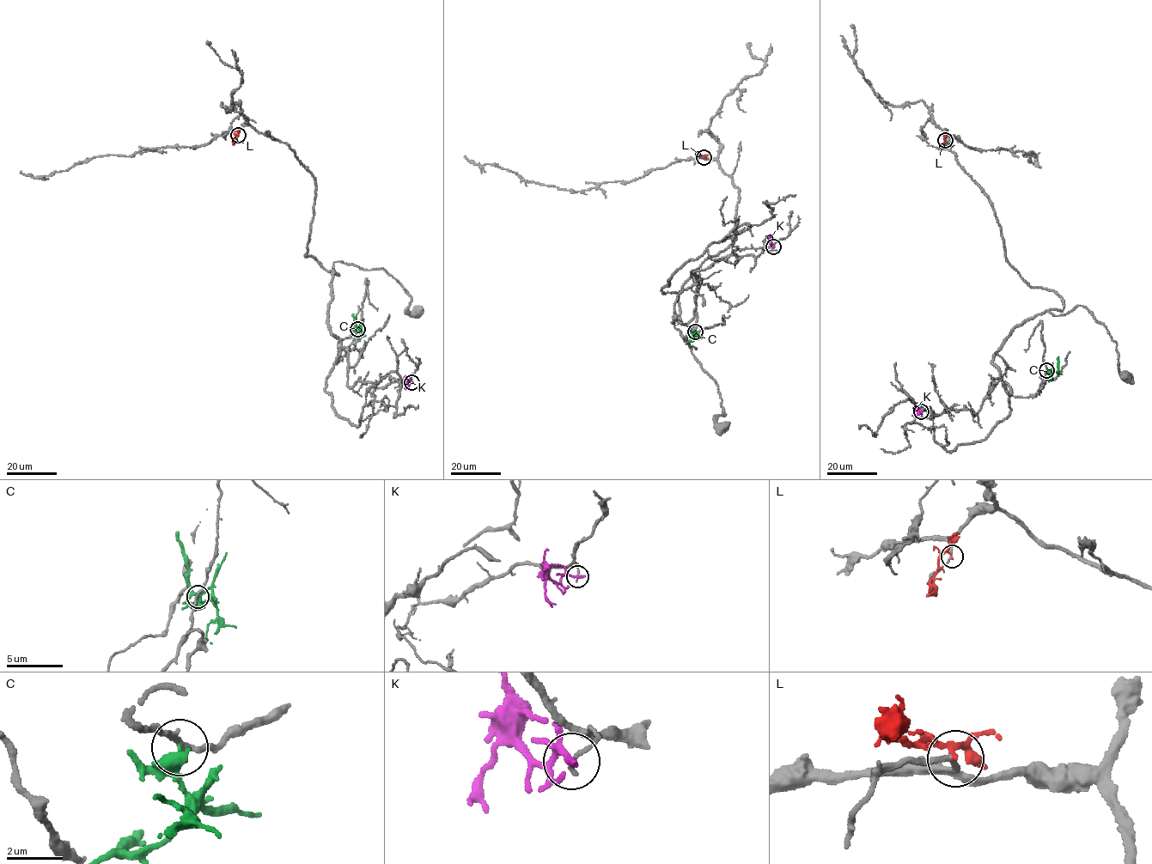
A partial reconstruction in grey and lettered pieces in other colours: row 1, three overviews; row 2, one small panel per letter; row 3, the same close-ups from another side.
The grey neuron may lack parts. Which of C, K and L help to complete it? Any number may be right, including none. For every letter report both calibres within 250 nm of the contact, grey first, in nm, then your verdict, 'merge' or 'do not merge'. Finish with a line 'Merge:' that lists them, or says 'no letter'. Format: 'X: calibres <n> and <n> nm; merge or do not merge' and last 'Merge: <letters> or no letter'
C: calibres 190 and 240 nm; do not merge
K: calibres 160 and 280 nm; do not merge
L: calibres 170 and 130 nm; do not merge
Merge: no letter

